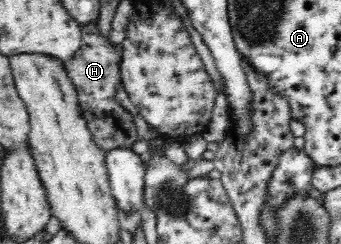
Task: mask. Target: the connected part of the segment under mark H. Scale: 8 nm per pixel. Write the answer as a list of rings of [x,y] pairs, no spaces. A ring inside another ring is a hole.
[[[98,19],[84,23],[81,31],[82,46],[72,54],[65,68],[78,89],[78,100],[84,118],[88,121],[96,144],[105,152],[118,147],[130,147],[141,138],[134,123],[134,113],[116,101],[118,88],[123,88],[121,65],[124,47],[122,43],[112,43],[110,36],[104,36],[100,32]]]

